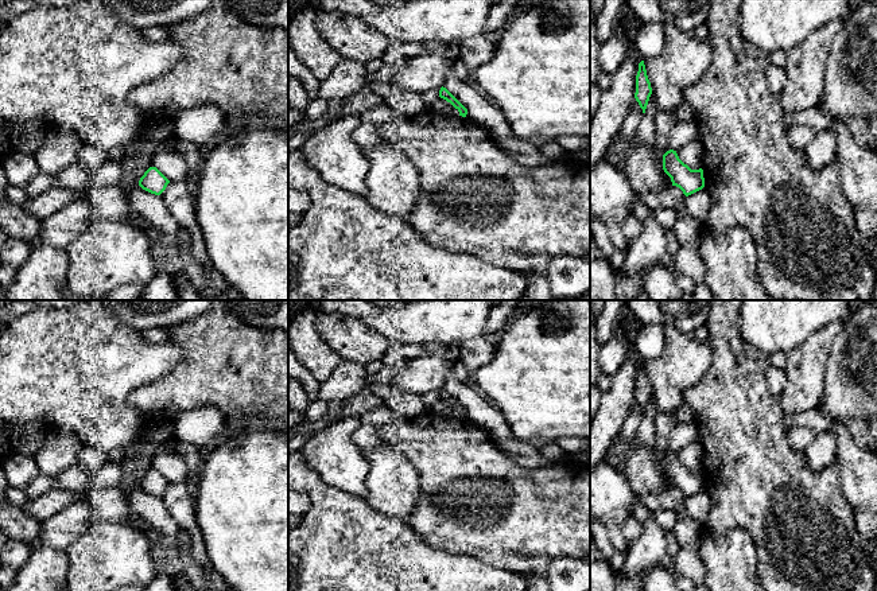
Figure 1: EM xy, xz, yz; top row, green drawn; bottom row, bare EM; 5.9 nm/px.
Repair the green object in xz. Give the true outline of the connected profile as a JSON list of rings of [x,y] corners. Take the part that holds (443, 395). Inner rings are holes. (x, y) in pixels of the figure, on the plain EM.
[[[441,389],[439,398],[450,404],[459,413],[459,417],[466,419],[467,411],[446,389]]]

